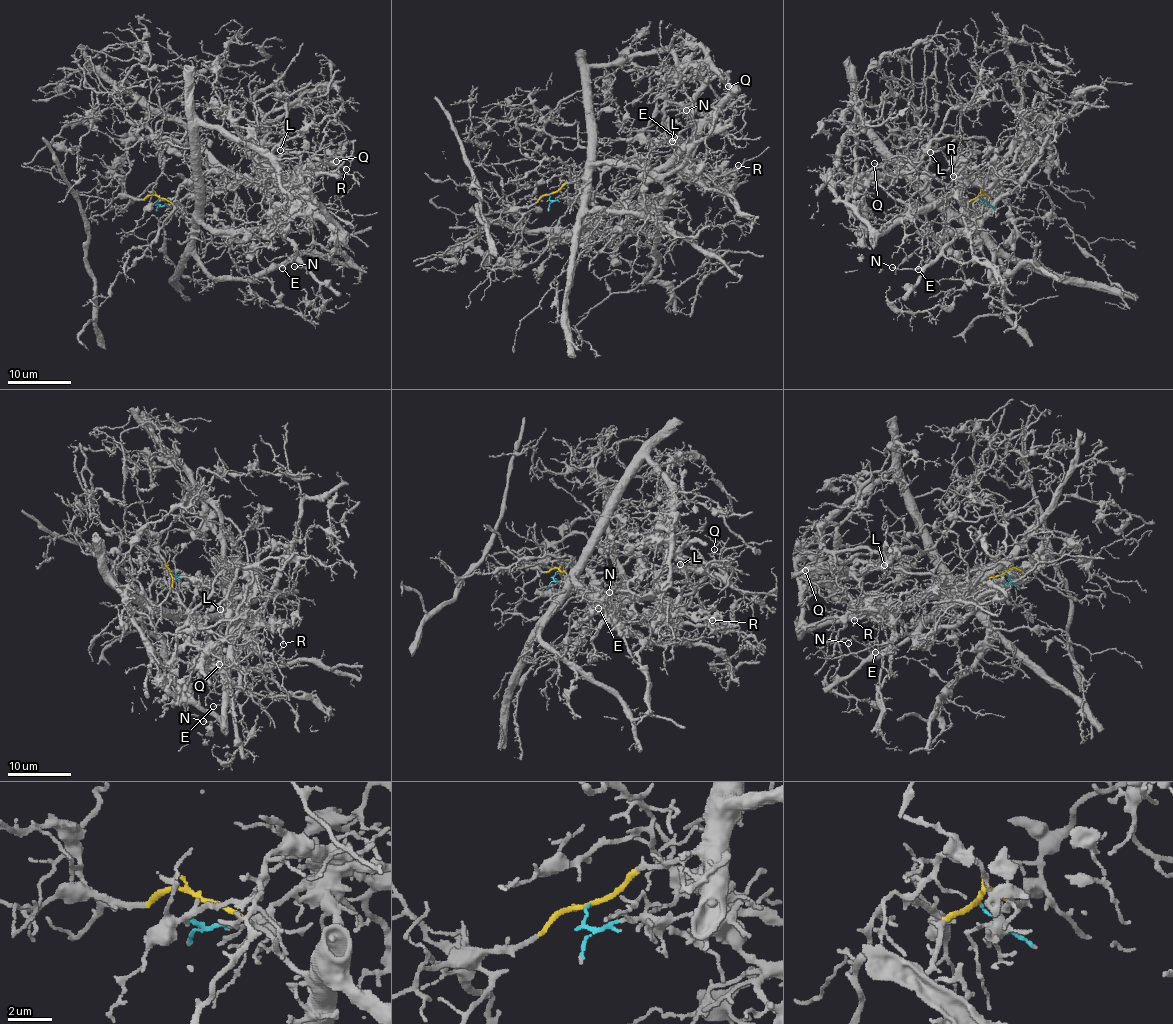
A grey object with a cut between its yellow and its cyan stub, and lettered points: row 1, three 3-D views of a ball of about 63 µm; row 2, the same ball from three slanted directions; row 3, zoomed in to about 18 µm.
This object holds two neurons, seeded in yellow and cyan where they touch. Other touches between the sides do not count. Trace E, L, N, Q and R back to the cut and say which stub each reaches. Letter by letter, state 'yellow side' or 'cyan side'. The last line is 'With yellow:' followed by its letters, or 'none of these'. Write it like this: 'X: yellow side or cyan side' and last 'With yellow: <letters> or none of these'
E: yellow side
L: cyan side
N: yellow side
Q: cyan side
R: cyan side
With yellow: E, N

